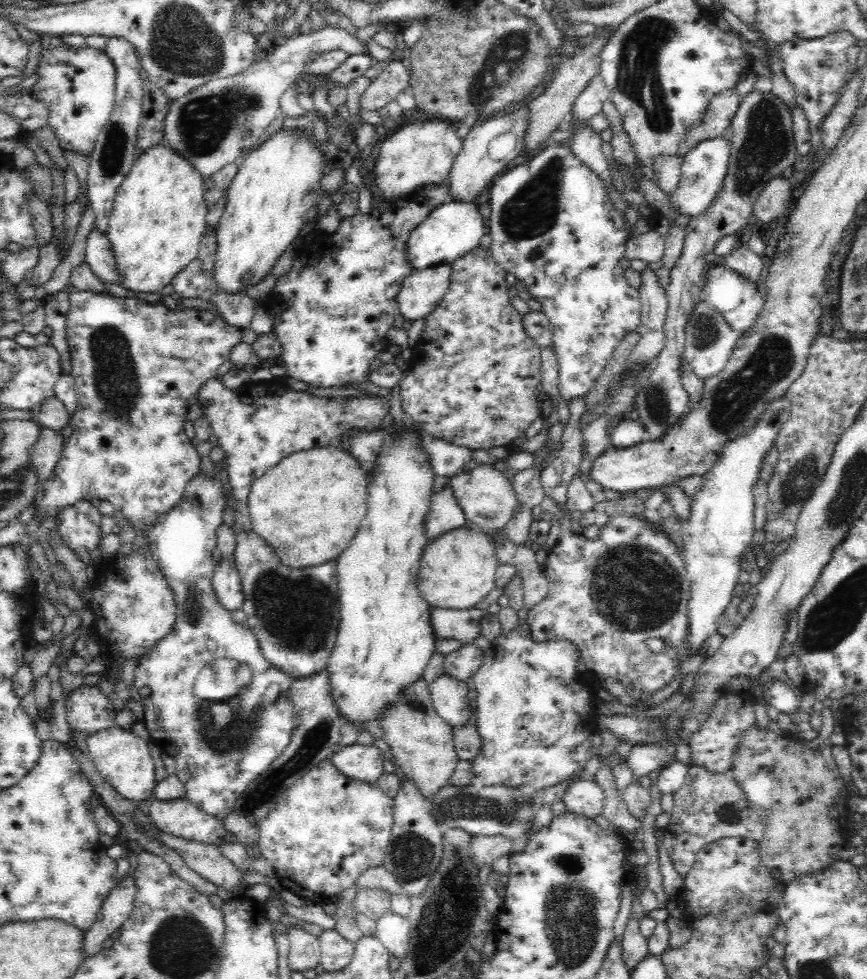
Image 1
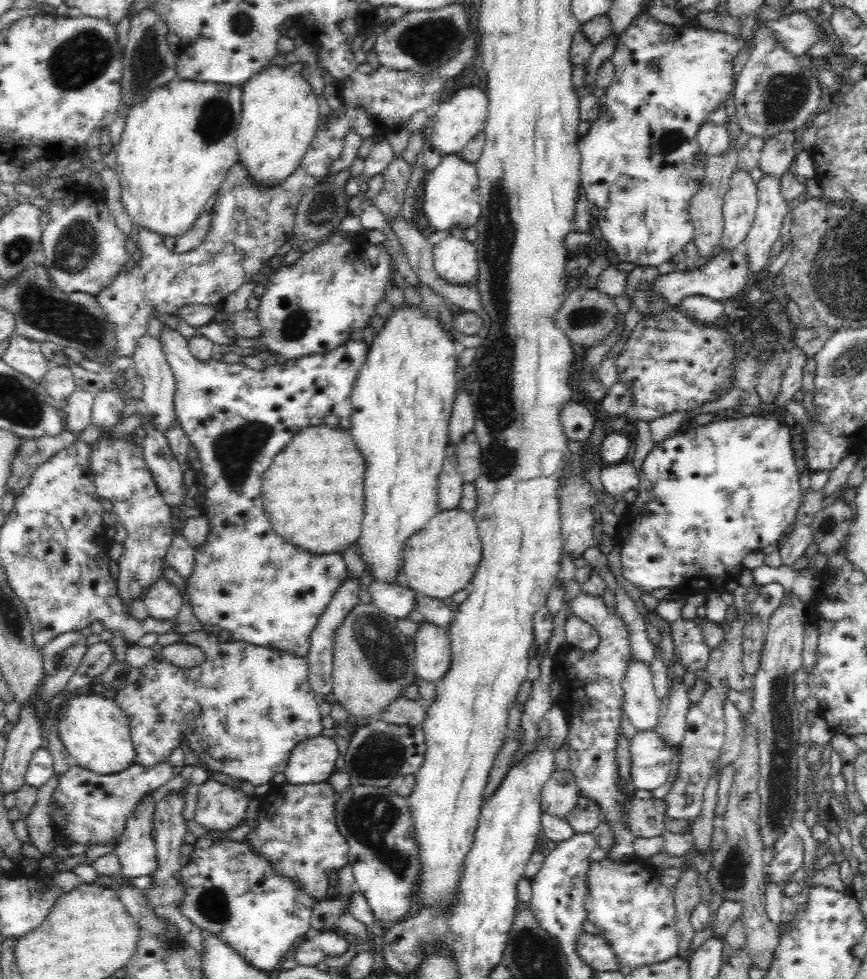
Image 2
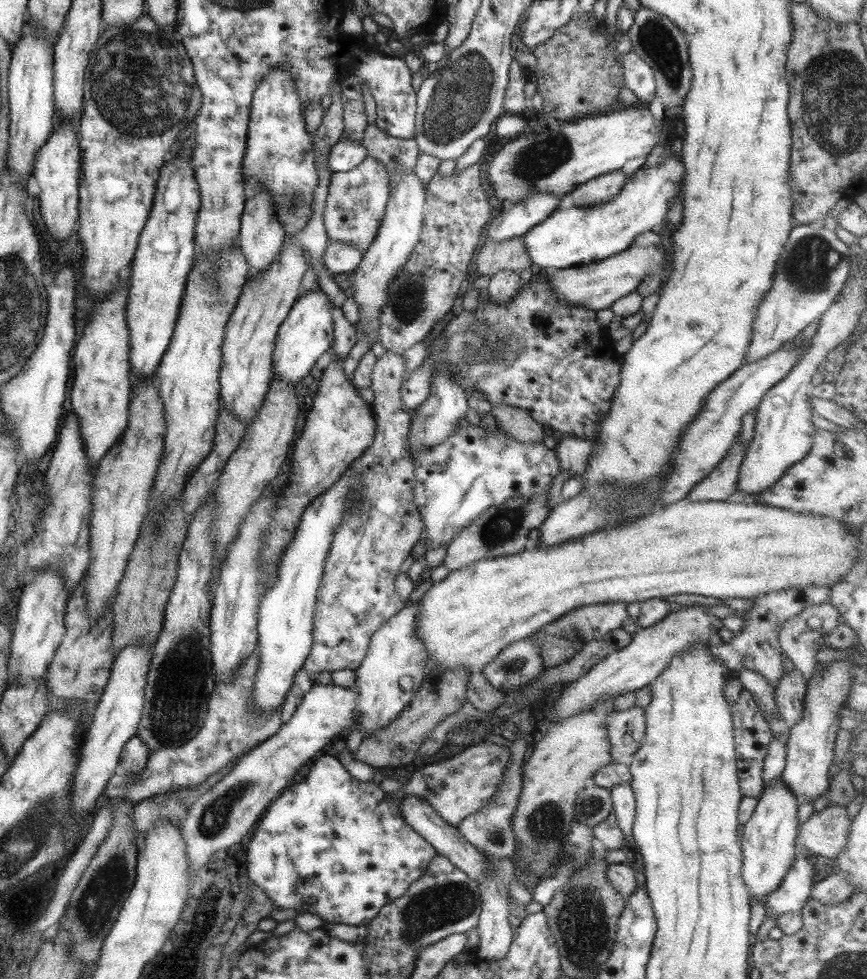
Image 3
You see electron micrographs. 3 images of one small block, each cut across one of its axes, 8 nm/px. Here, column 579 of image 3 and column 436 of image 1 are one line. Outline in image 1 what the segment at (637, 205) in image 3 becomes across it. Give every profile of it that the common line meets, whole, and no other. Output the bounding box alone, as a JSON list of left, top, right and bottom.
[407,199,488,269]

